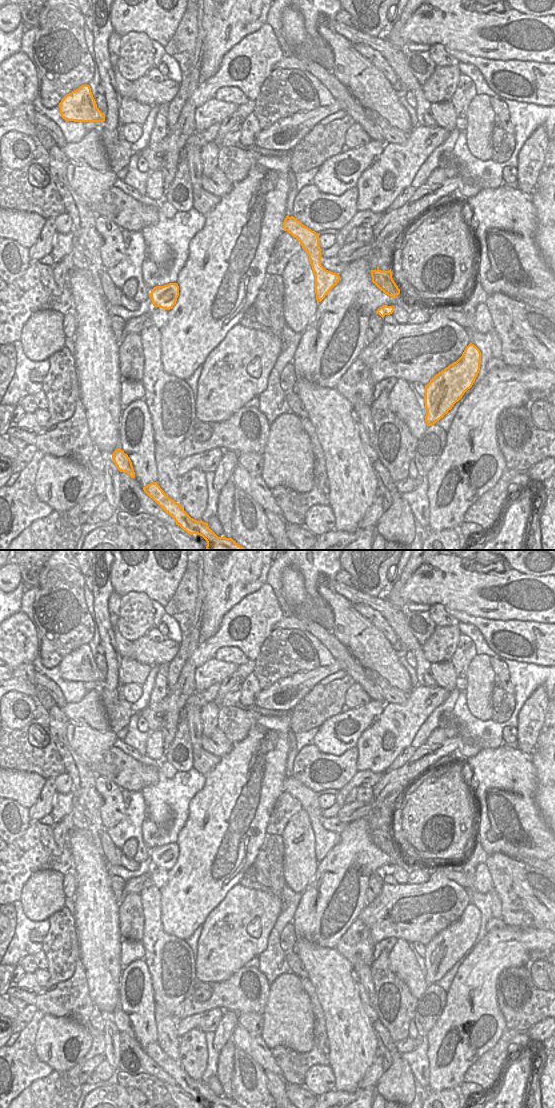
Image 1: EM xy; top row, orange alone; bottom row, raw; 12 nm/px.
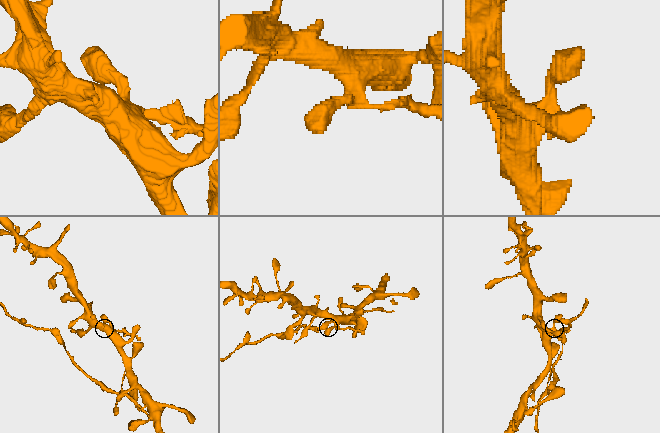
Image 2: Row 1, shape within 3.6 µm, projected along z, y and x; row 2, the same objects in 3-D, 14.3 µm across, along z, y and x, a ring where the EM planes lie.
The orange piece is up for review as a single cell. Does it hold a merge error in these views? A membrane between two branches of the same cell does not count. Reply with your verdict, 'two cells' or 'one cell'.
one cell

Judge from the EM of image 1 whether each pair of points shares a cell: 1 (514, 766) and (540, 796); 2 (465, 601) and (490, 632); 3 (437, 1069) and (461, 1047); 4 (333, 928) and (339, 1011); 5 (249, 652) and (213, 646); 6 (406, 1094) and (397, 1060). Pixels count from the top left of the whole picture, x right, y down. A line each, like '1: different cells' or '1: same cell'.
1: different cells
2: different cells
3: same cell
4: different cells
5: same cell
6: same cell

